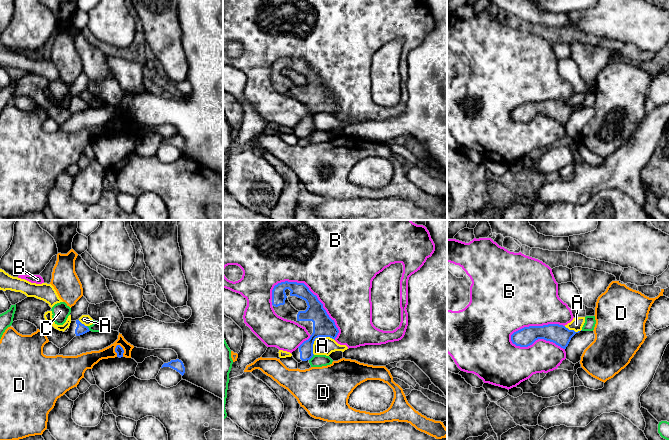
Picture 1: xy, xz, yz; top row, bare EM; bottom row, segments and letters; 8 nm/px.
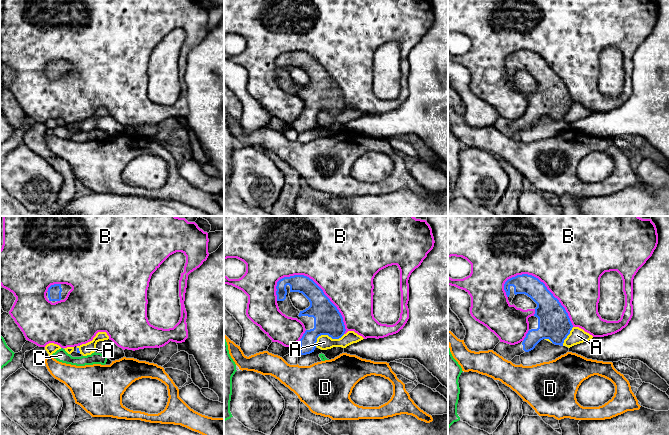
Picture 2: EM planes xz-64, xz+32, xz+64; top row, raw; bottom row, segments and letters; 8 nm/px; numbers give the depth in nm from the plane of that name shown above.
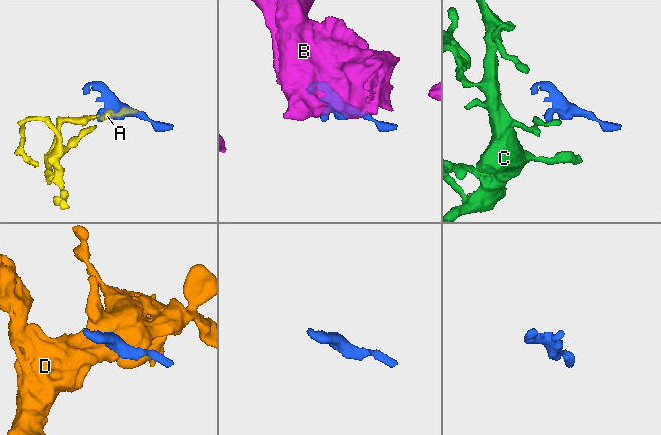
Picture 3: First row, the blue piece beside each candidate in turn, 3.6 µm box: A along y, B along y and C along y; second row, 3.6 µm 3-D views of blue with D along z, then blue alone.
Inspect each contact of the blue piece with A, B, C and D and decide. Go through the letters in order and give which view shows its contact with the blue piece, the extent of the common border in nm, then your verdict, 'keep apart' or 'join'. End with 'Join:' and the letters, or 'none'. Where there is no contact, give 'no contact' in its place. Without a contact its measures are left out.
A: xz | 220 nm | keep apart
B: yz | 460 nm | keep apart
C: xz | 70 nm | keep apart
D: xy | 120 nm | keep apart
Join: none

